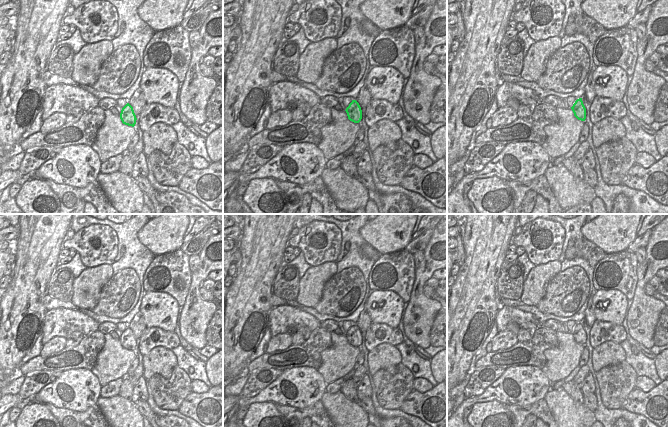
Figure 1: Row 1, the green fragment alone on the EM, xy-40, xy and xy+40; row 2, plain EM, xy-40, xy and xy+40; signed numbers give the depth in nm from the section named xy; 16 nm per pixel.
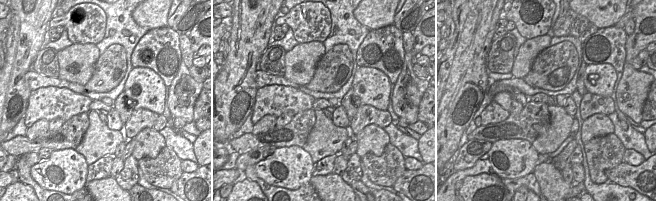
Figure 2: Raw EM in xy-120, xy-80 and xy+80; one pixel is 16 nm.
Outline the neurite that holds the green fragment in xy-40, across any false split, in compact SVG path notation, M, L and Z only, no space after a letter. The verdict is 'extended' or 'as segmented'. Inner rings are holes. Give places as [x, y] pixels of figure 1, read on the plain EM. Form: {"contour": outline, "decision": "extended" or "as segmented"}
{"contour": "M127 327L121 334L120 343L123 348L134 351L136 348L136 339L133 331Z", "decision": "as segmented"}

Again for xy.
{"contour": "M352 324L349 330L346 332L348 343L354 347L359 347L362 343L362 334L359 327L356 324Z", "decision": "as segmented"}

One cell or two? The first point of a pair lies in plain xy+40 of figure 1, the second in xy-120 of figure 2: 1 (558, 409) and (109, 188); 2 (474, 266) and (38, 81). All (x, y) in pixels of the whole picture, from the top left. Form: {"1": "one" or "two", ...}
{"1": "one", "2": "two"}

